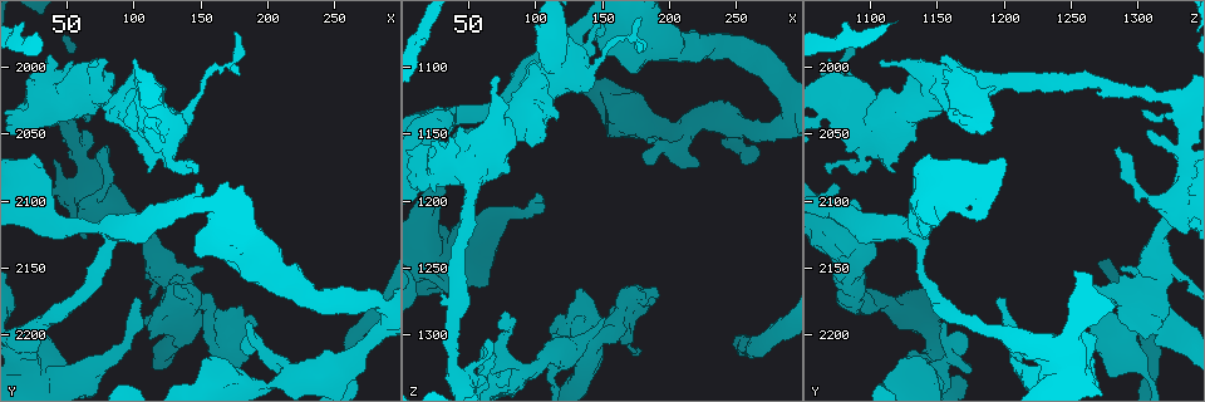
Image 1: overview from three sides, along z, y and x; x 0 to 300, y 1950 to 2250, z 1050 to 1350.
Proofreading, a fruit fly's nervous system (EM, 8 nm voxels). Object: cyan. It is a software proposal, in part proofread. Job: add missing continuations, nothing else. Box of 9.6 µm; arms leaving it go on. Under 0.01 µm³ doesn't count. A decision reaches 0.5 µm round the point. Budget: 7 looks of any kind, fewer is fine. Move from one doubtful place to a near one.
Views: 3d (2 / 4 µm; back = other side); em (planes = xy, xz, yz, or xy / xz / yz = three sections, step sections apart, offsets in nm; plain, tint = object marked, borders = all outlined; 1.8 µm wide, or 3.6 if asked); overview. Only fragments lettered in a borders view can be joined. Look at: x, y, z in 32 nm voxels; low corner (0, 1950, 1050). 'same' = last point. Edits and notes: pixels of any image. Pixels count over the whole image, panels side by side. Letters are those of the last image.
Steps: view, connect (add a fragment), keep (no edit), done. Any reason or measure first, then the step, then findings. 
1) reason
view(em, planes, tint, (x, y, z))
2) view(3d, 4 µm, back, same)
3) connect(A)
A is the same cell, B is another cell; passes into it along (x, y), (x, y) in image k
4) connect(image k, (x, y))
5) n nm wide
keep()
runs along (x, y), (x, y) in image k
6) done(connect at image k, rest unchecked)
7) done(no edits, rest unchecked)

an open end
view(em, yz, step 8, borders, (80, 2060, 1286))

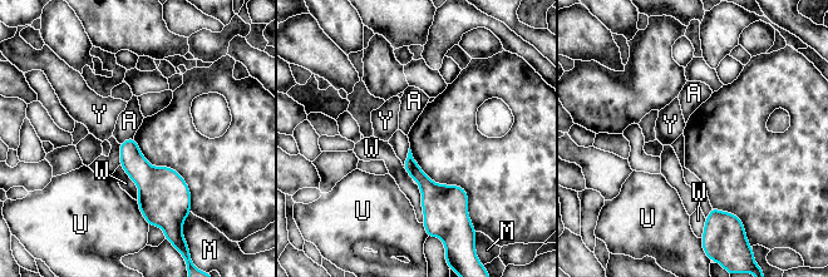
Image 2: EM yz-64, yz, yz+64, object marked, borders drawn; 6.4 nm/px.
keep()
A, M, U, W and Y are other cells; border along (133, 137), (119, 143) in image 2; no lettered fragment goes on from it

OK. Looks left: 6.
calibre changes
view(3d, 4 µm, (32, 2222, 1258))

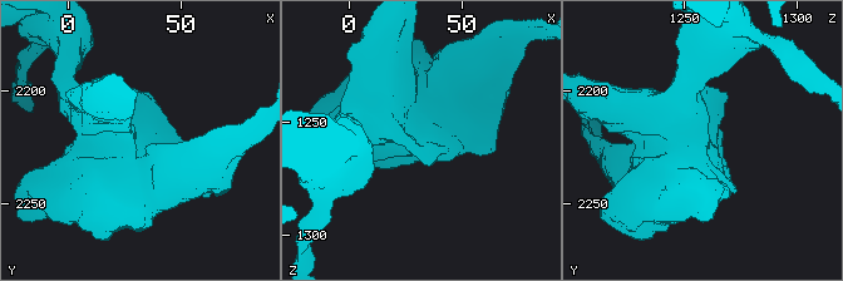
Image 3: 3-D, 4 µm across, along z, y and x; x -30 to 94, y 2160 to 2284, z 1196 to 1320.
view(em, xz, step 16, borders, (32, 2222, 1257))

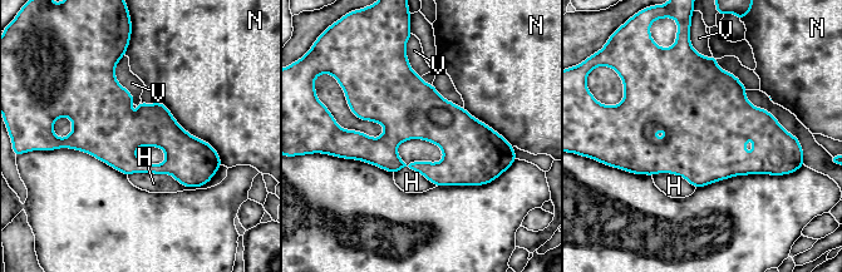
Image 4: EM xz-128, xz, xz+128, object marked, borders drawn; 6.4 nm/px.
320 nm wide
keep()
H, N and V are other cells; border along (124, 54), (116, 79), (133, 103) in image 4; no lettered fragment goes on from it

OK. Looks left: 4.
thick turns thin
view(3d, 4 µm, (142, 2032, 1102))

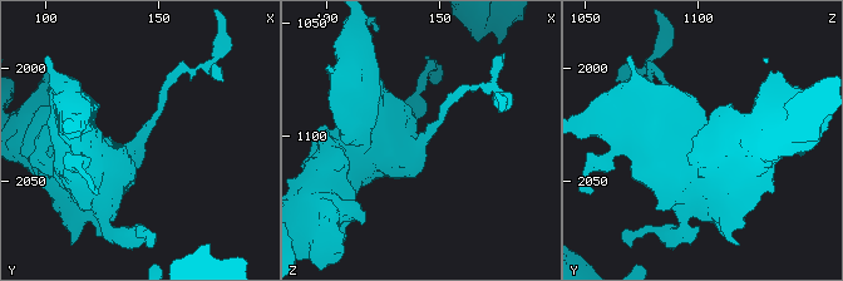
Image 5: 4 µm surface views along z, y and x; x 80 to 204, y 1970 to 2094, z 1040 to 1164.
view(em, 3.6 µm, planes, tint, (143, 2030, 1102))

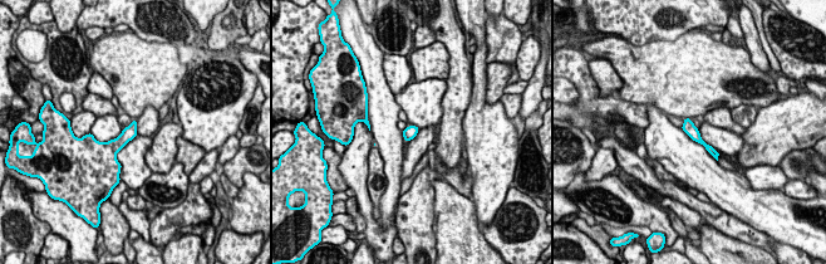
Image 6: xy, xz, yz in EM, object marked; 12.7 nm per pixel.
what lies round it
view(em, 3.6 µm, planes, borders, same)

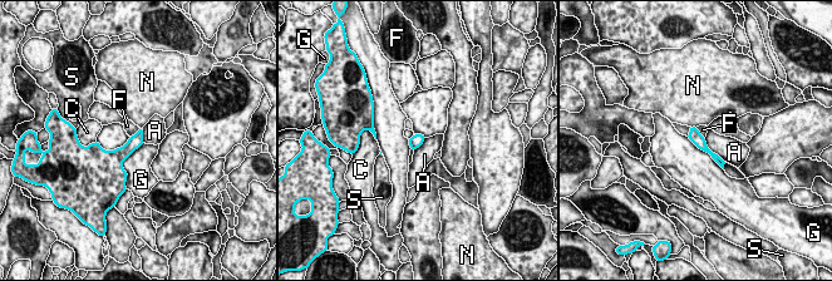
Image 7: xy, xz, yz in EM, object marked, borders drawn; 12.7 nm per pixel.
G touches over 600 nm
keep()
A, C, F, G, N and S are other cells; runs along (693, 129), (699, 142), (720, 162) in image 7; none of them fits

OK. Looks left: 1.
done(no edits, rest unchecked)

